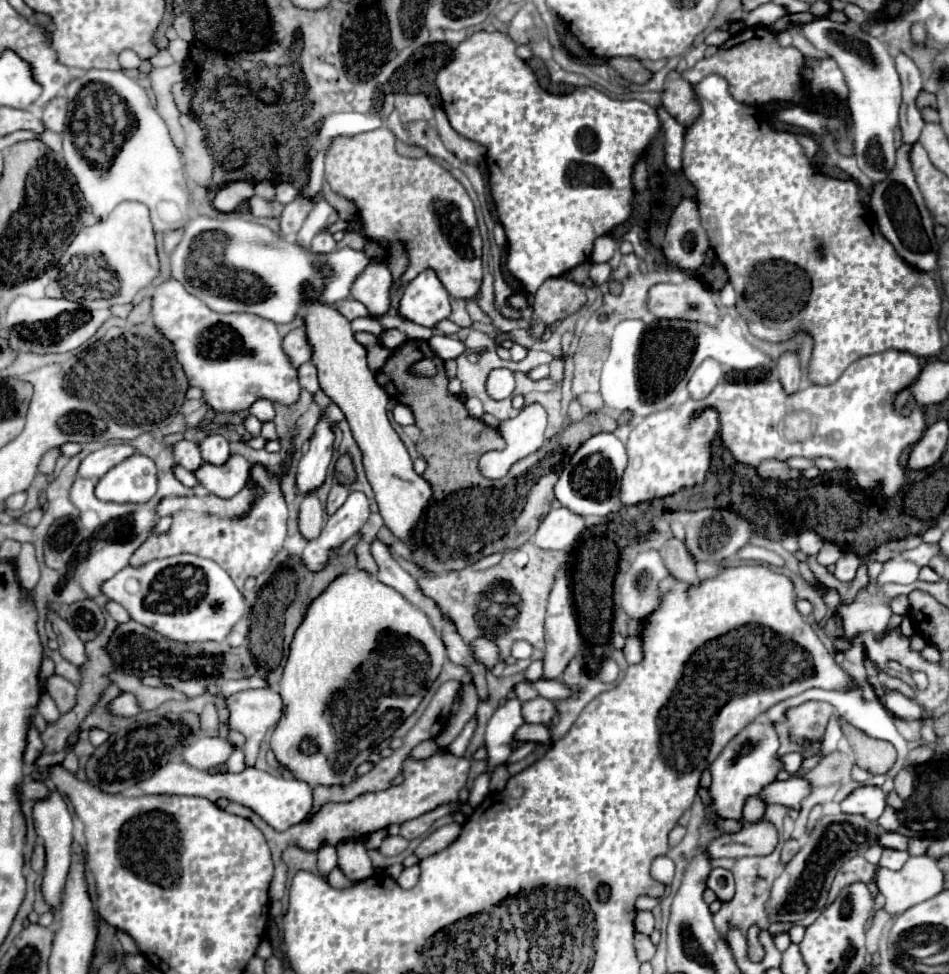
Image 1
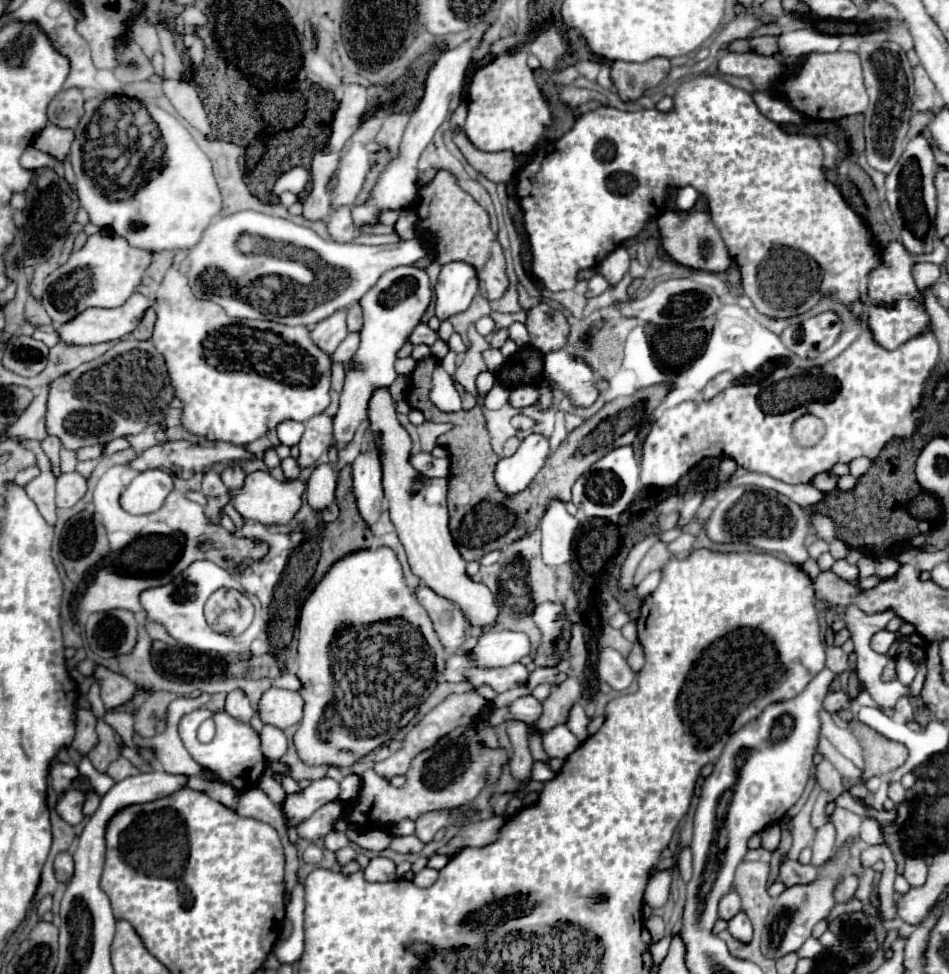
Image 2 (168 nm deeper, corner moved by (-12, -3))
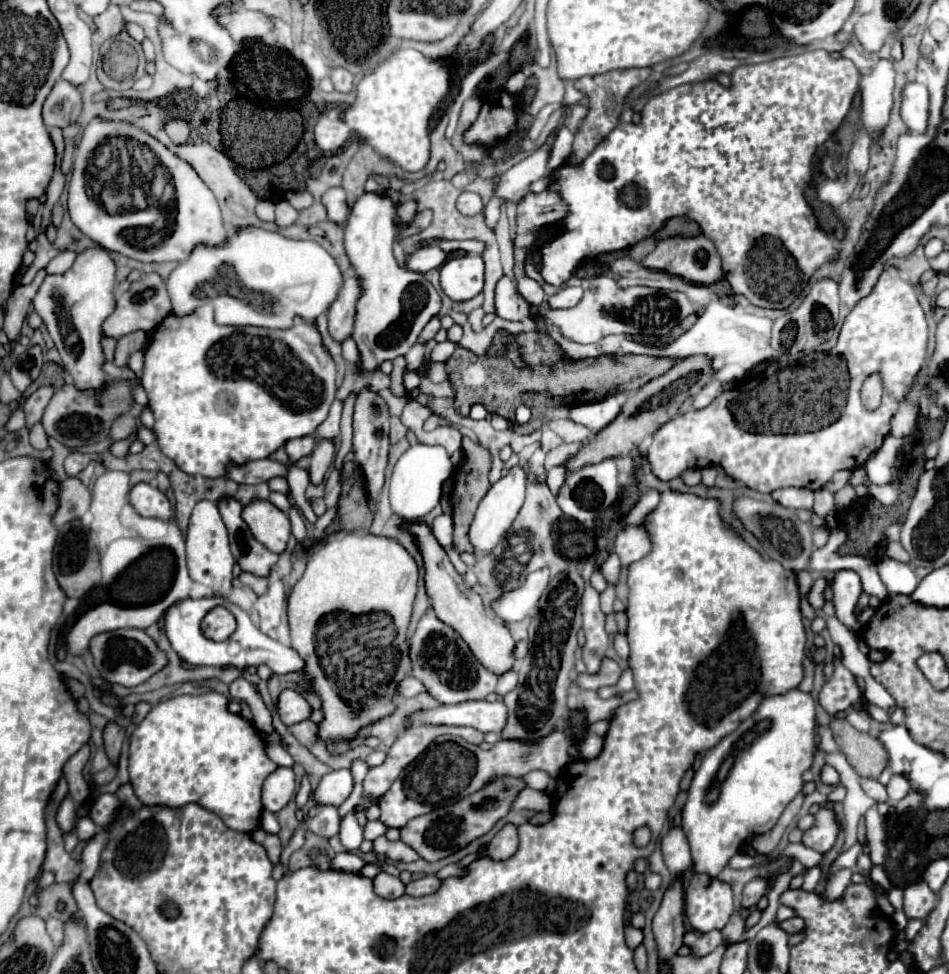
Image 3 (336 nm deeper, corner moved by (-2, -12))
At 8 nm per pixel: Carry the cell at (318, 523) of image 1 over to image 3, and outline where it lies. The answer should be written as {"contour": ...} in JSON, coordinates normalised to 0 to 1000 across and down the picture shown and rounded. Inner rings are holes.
{"contour":[[[344,451],[335,453],[327,467],[327,479],[325,479],[327,496],[331,496],[331,498],[341,496],[341,488],[344,488],[346,479],[350,477],[350,469],[352,469],[352,455],[344,453]]]}

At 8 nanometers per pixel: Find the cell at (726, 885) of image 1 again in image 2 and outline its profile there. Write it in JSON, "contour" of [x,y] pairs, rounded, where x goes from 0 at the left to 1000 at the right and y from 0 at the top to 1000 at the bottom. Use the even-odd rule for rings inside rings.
{"contour":[[[778,936],[769,947],[767,947],[767,957],[782,969],[792,967],[792,949],[784,936]]]}

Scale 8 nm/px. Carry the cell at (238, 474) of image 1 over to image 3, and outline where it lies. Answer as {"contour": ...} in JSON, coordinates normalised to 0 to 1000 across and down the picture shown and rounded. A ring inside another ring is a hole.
{"contour":[[[270,512],[257,518],[255,533],[261,539],[270,555],[280,560],[287,568],[297,568],[306,551],[306,533],[301,525],[293,523],[285,514]]]}

